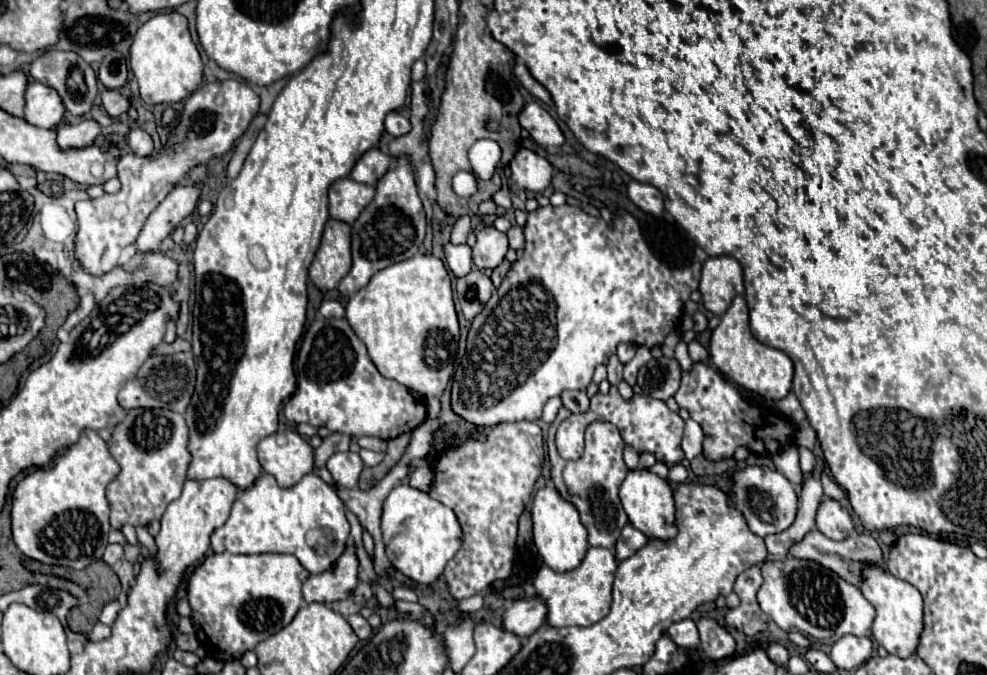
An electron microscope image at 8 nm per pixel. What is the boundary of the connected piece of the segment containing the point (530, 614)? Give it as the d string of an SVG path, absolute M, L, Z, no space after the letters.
M533 594L513 602L513 606L505 612L503 628L519 634L521 638L527 638L541 624L545 624L545 620L547 620L547 604L537 594Z

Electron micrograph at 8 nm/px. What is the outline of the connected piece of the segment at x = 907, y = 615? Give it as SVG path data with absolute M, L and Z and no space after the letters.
M863 564L861 578L861 592L877 610L871 628L873 638L891 654L897 654L901 658L913 654L915 646L919 644L919 630L923 630L923 598L919 590L909 582L893 576L885 570L885 566L879 564Z

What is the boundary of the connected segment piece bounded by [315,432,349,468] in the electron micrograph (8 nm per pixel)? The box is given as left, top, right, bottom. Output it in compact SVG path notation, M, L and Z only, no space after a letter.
M331 434L327 438L323 438L323 444L315 450L315 466L323 468L327 464L327 460L335 454L335 452L343 452L349 450L349 444L345 448L345 434Z

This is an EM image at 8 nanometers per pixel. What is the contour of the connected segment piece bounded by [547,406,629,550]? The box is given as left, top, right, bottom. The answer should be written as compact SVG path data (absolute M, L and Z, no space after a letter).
M563 406L559 410L555 422L549 426L547 450L549 450L549 462L551 462L551 480L553 480L559 496L577 508L581 524L587 528L589 544L613 550L621 536L623 526L629 522L627 514L619 502L619 486L629 472L629 468L623 460L625 442L615 426L611 426L609 422L595 420L585 428L583 456L579 460L563 460L555 448L555 430L557 430L559 422L563 422L569 416L571 416L571 412Z

